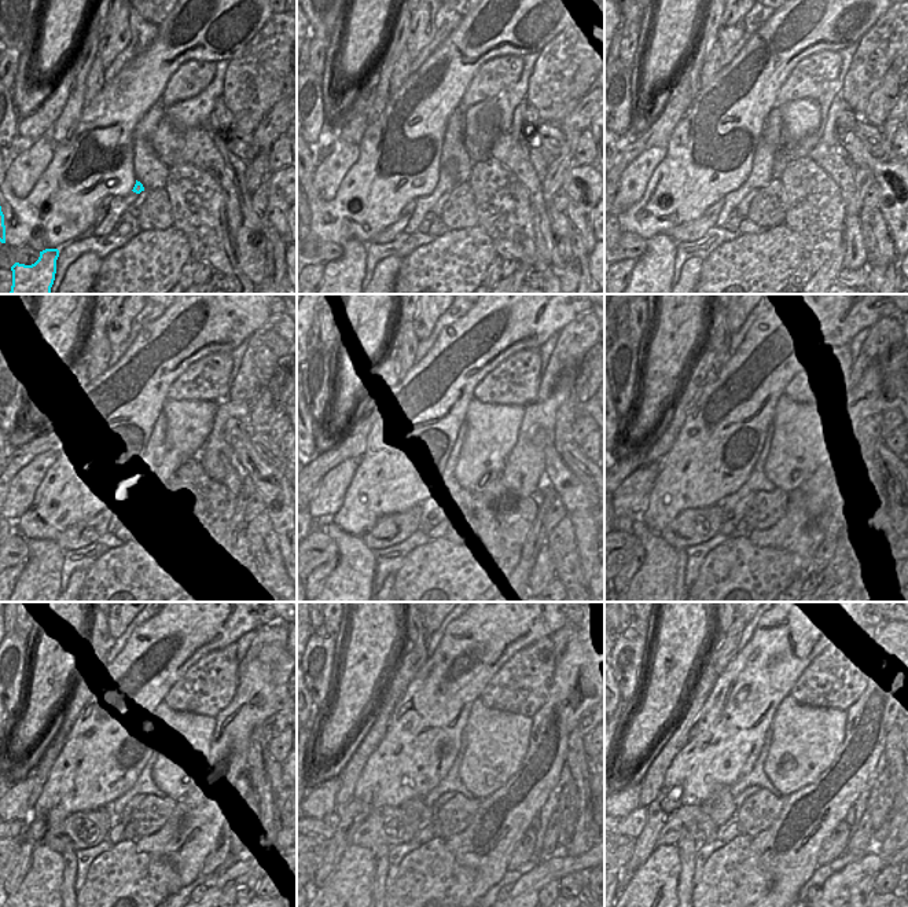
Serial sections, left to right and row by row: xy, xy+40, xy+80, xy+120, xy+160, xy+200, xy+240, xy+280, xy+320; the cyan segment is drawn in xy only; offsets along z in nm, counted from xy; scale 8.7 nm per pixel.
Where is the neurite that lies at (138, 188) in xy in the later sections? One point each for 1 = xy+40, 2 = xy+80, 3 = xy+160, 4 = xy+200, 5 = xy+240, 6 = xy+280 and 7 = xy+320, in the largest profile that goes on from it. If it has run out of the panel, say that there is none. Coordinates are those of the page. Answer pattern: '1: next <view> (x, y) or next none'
1: next xy+40 (447, 183)
2: next xy+80 (761, 173)
3: next xy+160 (449, 484)
4: next xy+200 (757, 481)
5: next xy+240 (144, 784)
6: next xy+280 (451, 782)
7: next xy+320 (757, 777)

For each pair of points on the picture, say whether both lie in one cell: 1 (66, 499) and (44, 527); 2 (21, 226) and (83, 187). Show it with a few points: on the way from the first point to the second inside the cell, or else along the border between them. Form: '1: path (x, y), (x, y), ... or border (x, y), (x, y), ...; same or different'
1: path (59, 506), (46, 520); same
2: path (36, 220), (46, 219), (67, 197); same

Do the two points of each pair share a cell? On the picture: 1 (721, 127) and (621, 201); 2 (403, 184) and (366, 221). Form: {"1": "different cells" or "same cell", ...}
{"1": "different cells", "2": "same cell"}

